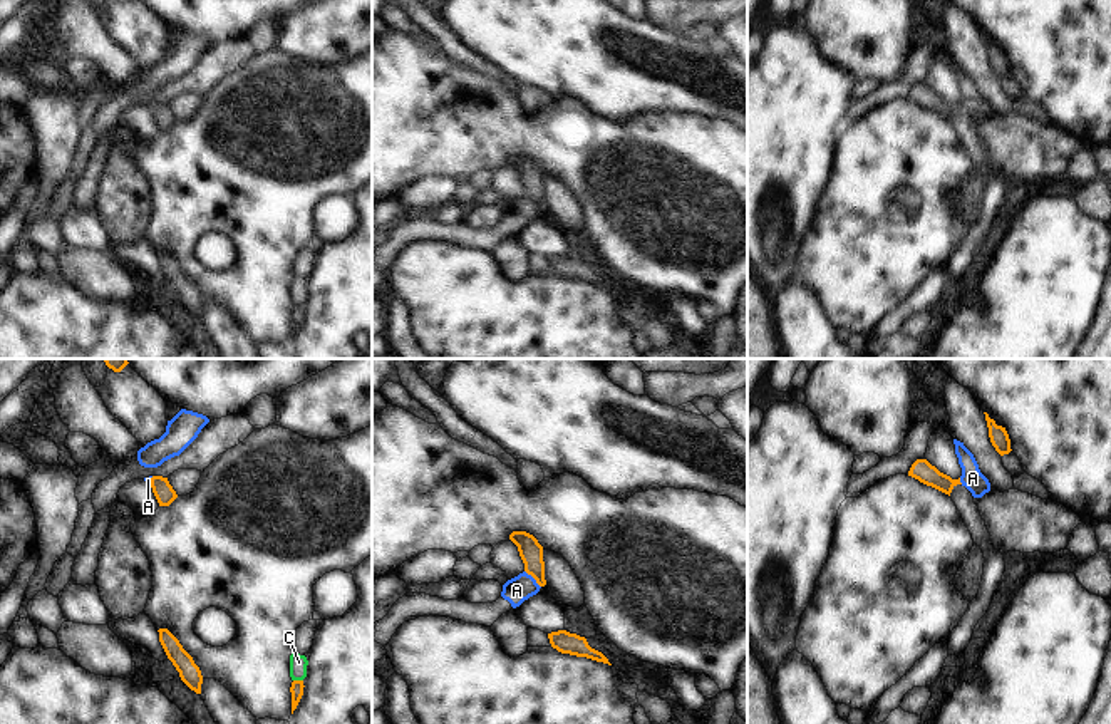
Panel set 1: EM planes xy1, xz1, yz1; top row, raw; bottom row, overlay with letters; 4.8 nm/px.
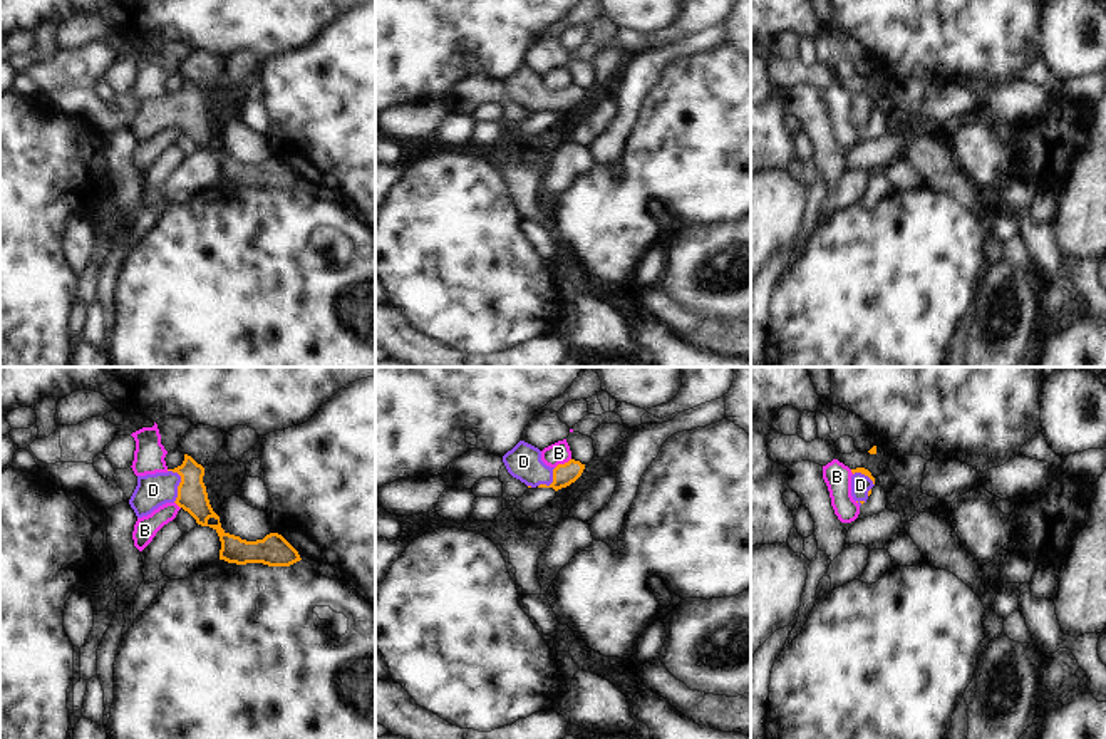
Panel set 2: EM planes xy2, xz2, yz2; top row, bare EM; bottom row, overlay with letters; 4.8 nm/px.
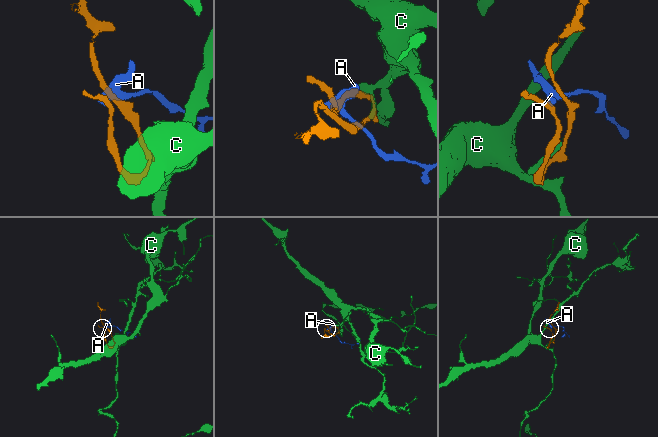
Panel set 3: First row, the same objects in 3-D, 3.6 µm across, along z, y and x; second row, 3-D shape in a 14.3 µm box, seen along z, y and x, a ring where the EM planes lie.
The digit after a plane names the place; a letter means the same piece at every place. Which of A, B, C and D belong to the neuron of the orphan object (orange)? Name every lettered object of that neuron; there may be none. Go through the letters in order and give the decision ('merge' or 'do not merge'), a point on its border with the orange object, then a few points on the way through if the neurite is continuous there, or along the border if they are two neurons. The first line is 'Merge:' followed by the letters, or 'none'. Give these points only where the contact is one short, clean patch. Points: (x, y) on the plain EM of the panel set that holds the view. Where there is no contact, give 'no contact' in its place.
Merge: D
A: do not merge; contact xz1 (533, 201); border xz1 (525, 195), (540, 212)
B: do not merge; contact xz2 (562, 89); border xz2 (570, 82), (555, 93)
C: do not merge; contact xy1 (299, 305)
D: merge; contact xy2 (180, 108); way xy2 (191, 118), (180, 108), (153, 114)

